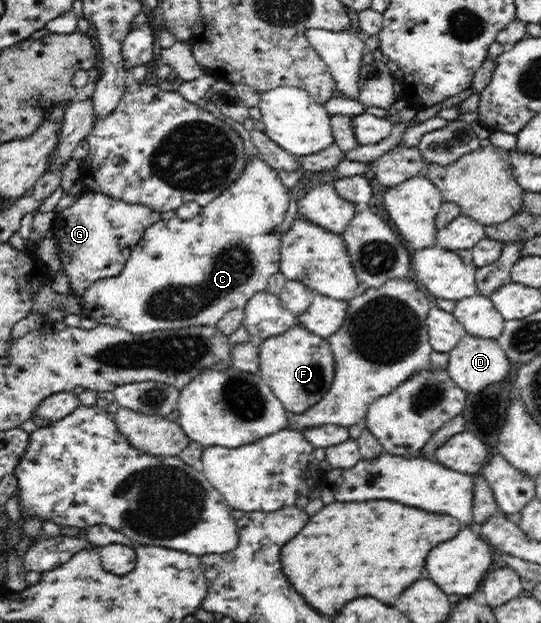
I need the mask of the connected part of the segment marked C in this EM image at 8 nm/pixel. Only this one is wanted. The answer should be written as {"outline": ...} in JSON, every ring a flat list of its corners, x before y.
{"outline":[[248,159,247,167,243,170,240,178,237,178,236,182,222,195,217,196,211,203,203,207,196,218,185,221,178,217,168,221,160,220,144,231,137,247,130,253,124,270,118,276,96,281,87,291,84,291,84,294,79,298,82,304,81,314,84,317,96,318,99,324,121,328,135,335,143,335,154,331,175,331,188,327,214,327,228,311,235,308,243,309,252,296,266,291,268,278,279,272,282,238,280,225,284,222,288,202,290,202,290,190,282,183,278,173,263,159]]}

